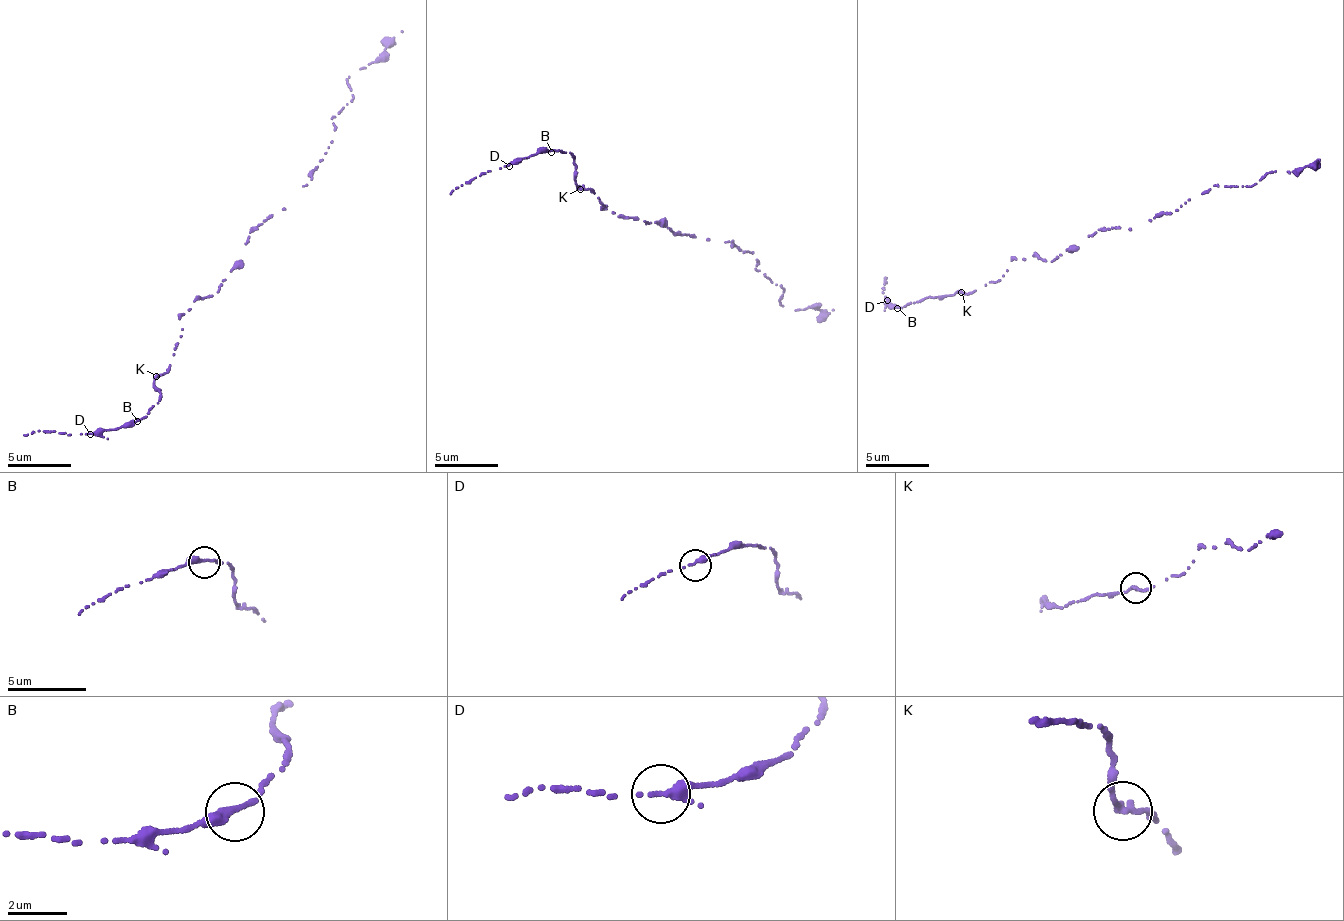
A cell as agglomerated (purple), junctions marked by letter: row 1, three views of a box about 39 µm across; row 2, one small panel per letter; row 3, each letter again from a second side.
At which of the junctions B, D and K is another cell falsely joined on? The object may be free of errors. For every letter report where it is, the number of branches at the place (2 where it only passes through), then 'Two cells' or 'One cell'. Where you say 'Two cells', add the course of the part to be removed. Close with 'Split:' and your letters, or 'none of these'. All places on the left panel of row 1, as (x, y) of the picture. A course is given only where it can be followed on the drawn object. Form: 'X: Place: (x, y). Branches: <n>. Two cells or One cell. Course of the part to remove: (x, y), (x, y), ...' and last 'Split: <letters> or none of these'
B: Place: (137, 421). Branches: 2. One cell
D: Place: (90, 434). Branches: 2. One cell
K: Place: (156, 376). Branches: 2. One cell
Split: none of these

